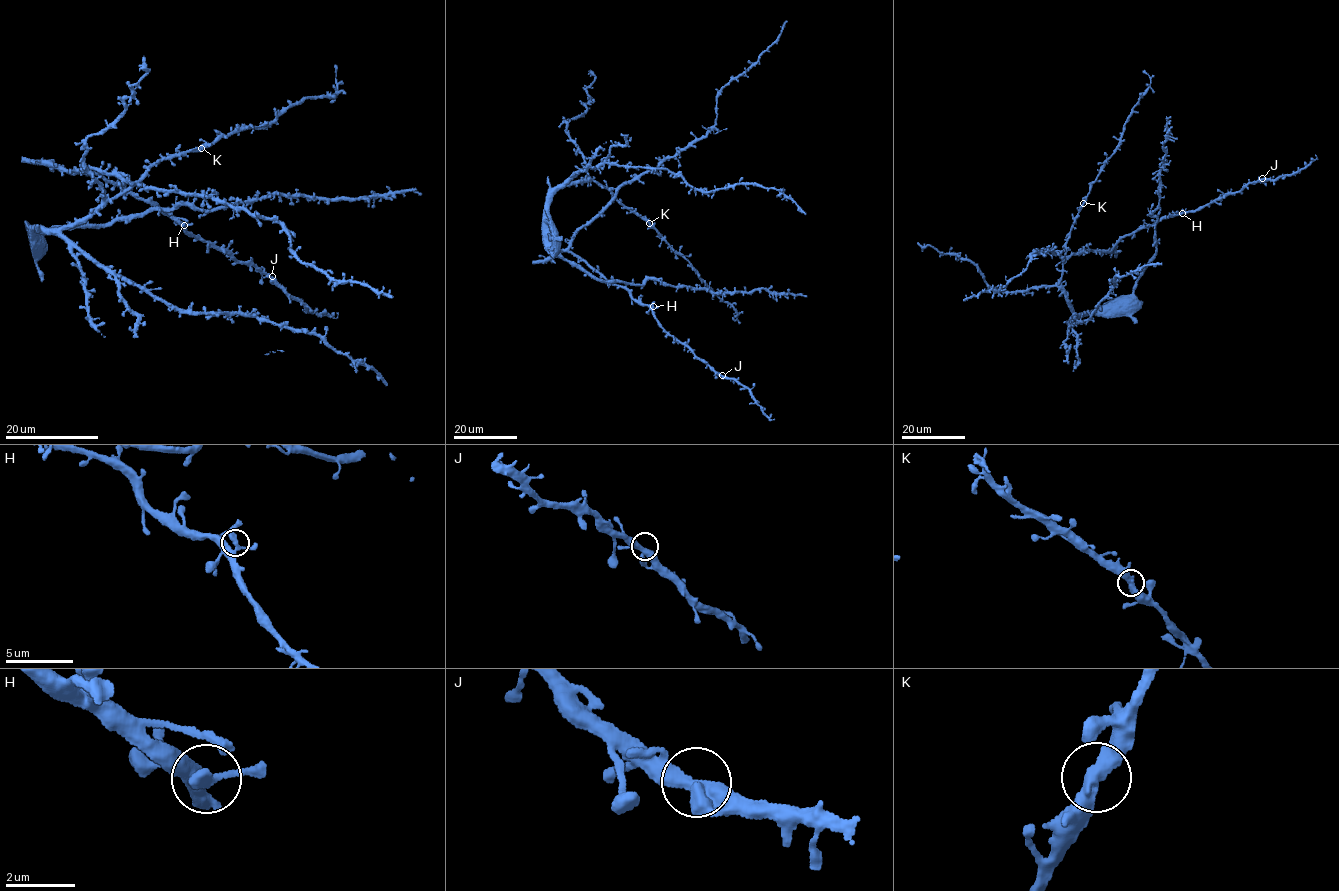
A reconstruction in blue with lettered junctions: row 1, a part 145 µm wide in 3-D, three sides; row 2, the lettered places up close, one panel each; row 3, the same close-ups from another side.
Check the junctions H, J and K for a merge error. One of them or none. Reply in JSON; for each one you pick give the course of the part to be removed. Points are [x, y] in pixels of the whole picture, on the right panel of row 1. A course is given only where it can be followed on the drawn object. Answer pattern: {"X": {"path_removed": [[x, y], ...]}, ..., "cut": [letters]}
{"cut": []}

